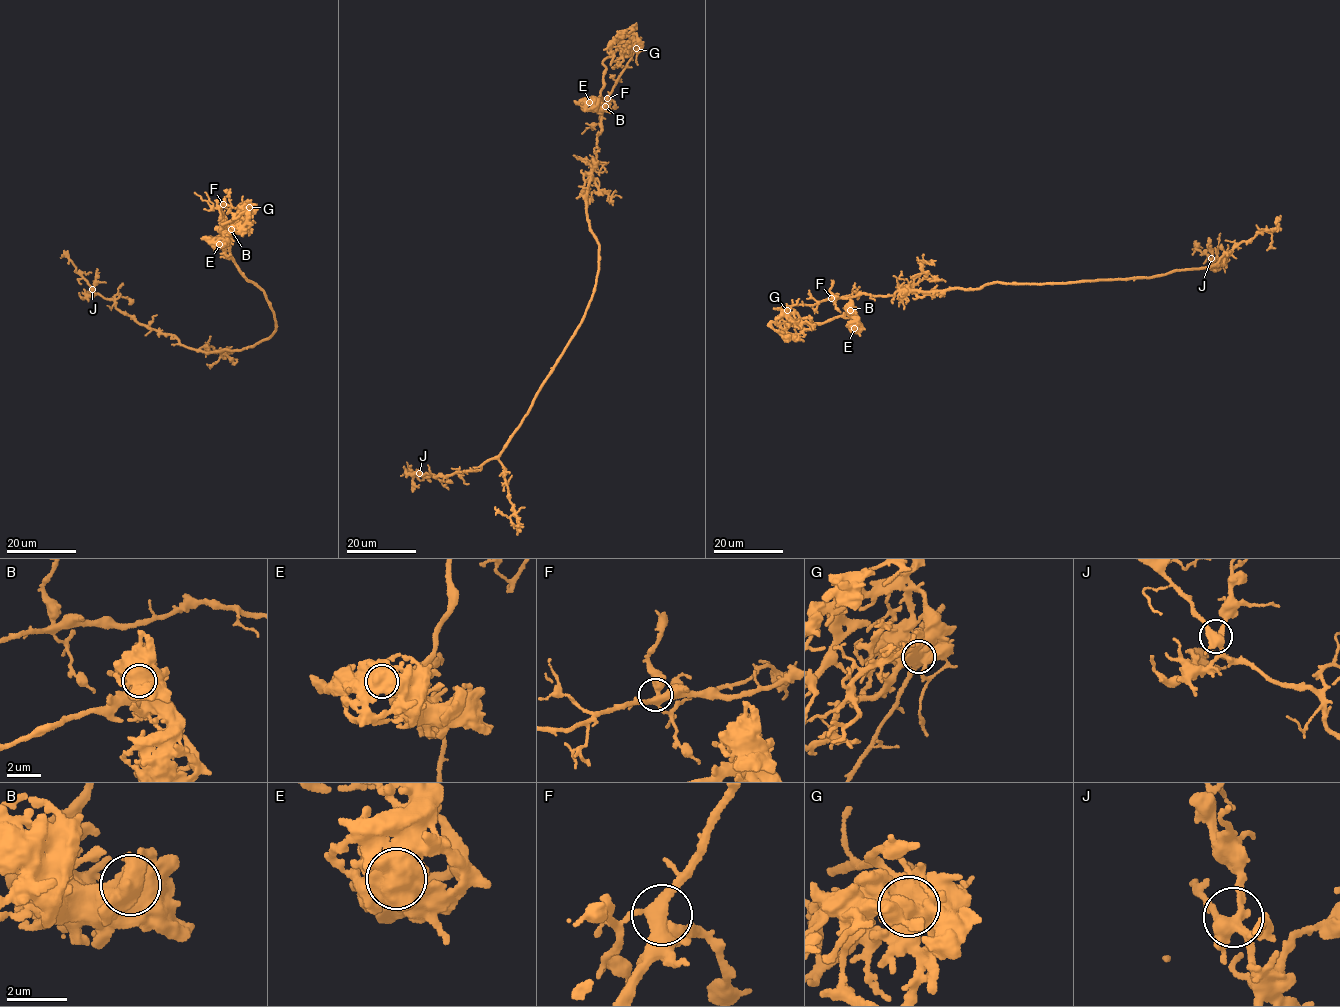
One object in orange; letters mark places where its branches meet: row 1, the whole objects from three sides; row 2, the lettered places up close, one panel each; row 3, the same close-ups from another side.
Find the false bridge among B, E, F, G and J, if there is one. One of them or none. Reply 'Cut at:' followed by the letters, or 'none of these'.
Cut at: G

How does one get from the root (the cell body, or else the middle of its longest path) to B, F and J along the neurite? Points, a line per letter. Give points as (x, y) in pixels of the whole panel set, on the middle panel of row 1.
B: (598, 270), (586, 193), (603, 107), (634, 49), (604, 58), (595, 102), (605, 106)
F: (598, 270), (599, 245), (586, 212), (586, 193), (598, 149), (597, 135), (601, 131), (603, 107), (607, 98)
J: (598, 270), (582, 321), (498, 455), (485, 461), (479, 470), (436, 478), (419, 473)

